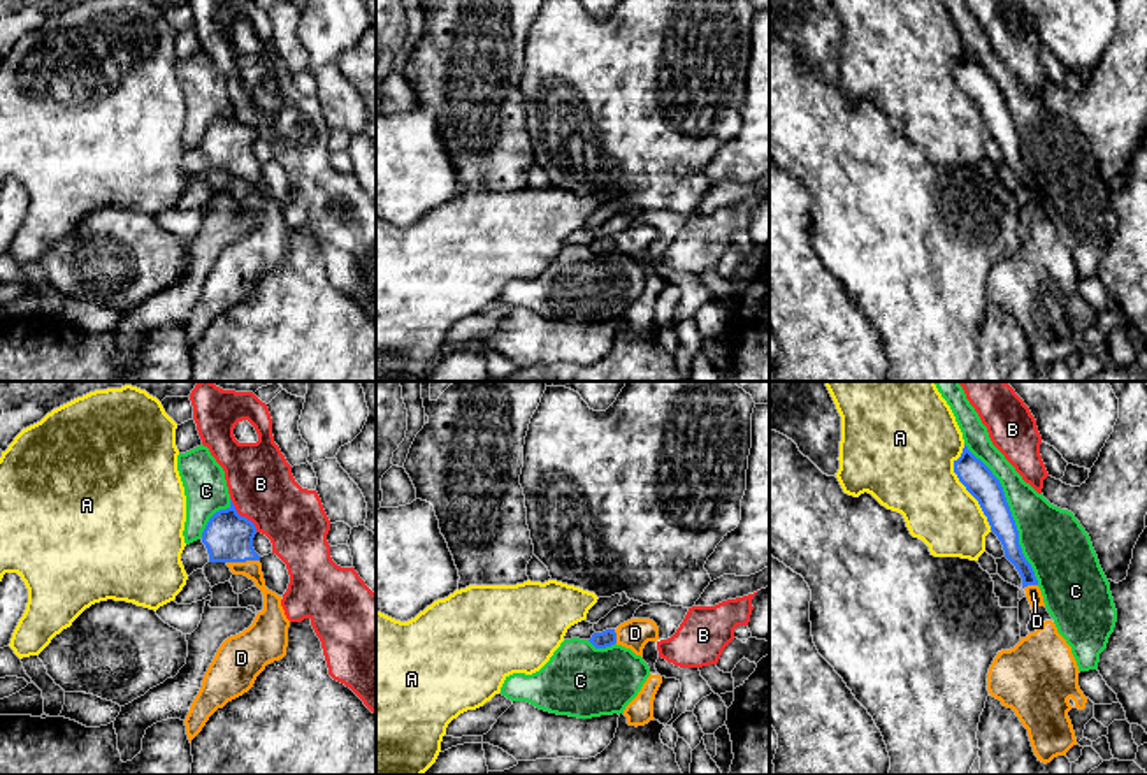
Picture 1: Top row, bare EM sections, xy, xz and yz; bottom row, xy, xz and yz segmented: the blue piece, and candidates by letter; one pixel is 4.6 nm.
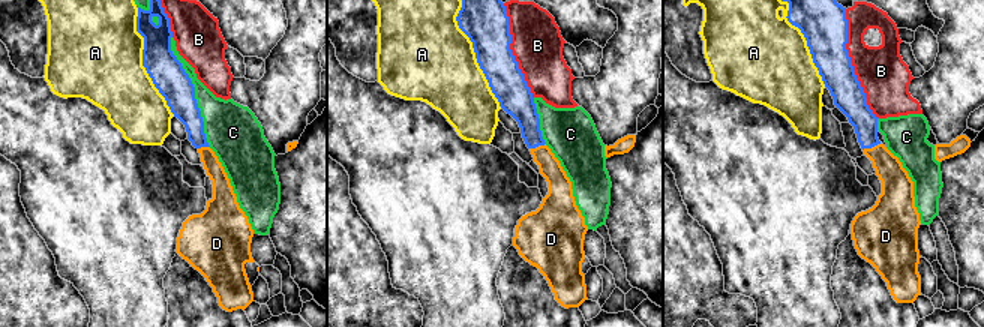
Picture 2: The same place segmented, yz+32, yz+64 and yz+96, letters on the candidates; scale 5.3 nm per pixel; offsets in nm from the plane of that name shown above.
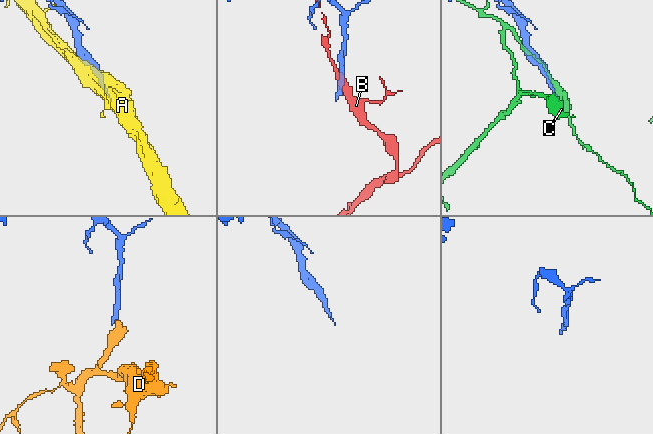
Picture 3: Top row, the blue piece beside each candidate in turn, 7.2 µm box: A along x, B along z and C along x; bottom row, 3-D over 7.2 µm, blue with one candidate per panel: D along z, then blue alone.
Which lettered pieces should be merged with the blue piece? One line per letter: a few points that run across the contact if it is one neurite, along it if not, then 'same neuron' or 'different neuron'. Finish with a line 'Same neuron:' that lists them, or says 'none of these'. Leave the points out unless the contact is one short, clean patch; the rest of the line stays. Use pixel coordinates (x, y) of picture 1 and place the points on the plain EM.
A: different neuron
B: different neuron
C: different neuron
D: xy (229, 144), (243, 167), (259, 185), (273, 213) | same neuron
Same neuron: D

